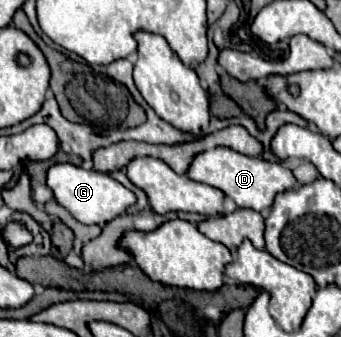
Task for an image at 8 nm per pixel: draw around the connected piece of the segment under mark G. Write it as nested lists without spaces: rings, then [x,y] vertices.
[[[71,163],[54,164],[48,170],[48,186],[52,188],[58,204],[62,204],[82,224],[104,226],[106,222],[124,214],[126,208],[136,202],[134,192],[116,182],[109,173],[84,170]]]

